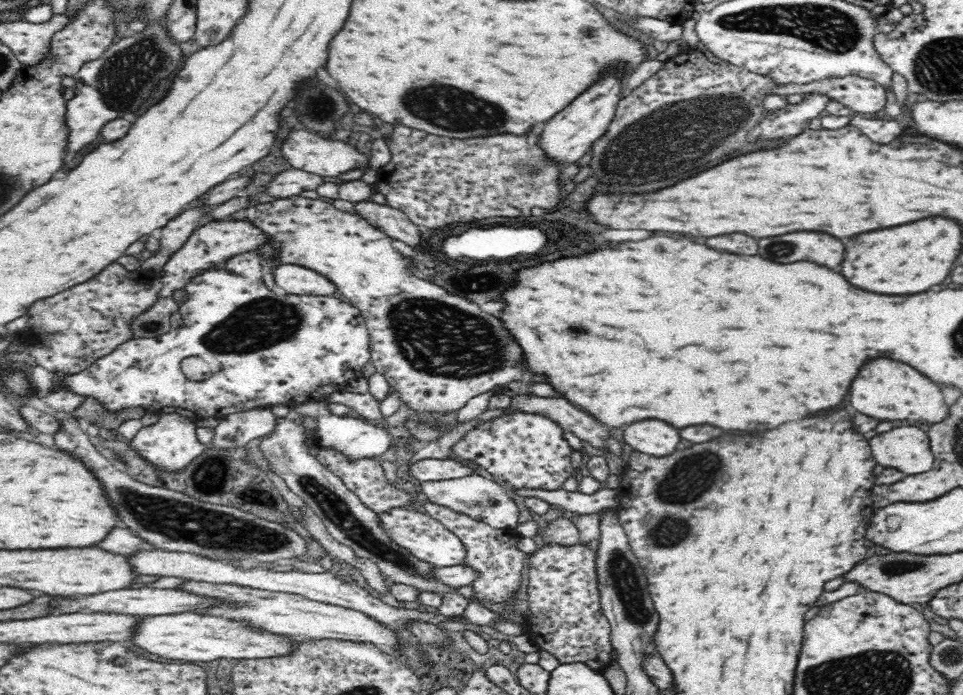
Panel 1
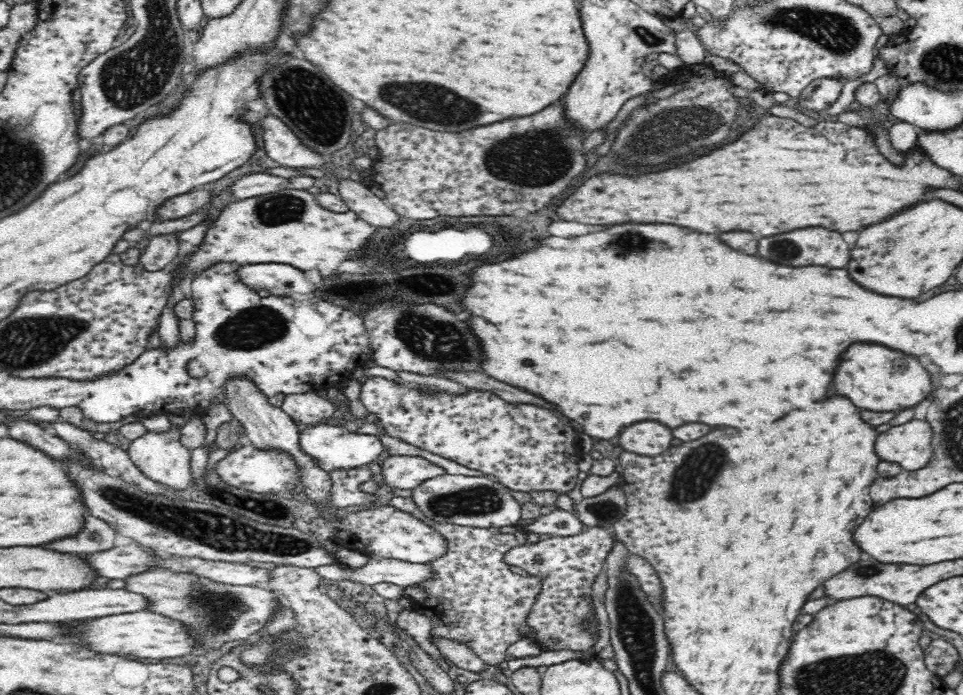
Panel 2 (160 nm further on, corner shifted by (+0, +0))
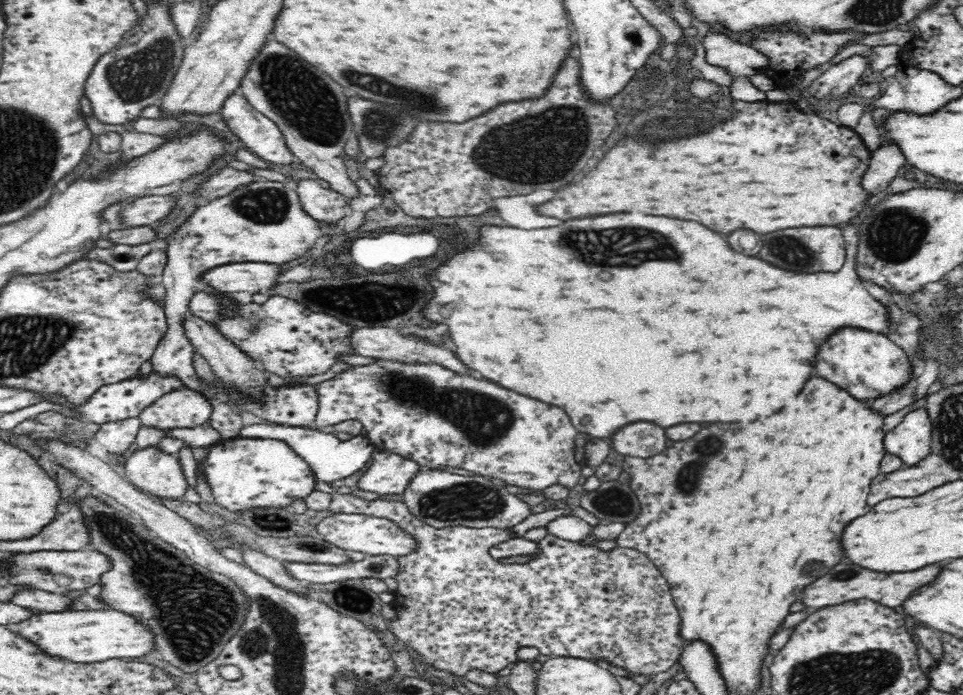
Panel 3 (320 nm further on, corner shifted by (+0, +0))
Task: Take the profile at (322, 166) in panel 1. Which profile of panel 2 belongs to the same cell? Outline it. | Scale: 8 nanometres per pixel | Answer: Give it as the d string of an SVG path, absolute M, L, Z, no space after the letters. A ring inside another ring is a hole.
M266 116L260 120L260 136L263 148L270 159L282 167L322 168L326 166L324 155L320 155L302 145L302 141L278 118Z

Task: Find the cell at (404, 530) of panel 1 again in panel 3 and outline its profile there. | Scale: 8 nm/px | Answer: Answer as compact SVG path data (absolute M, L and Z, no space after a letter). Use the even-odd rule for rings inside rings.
M331 513L316 525L315 532L319 538L334 546L347 551L364 552L365 555L404 556L411 554L417 548L414 538L402 533L396 523L362 513Z

